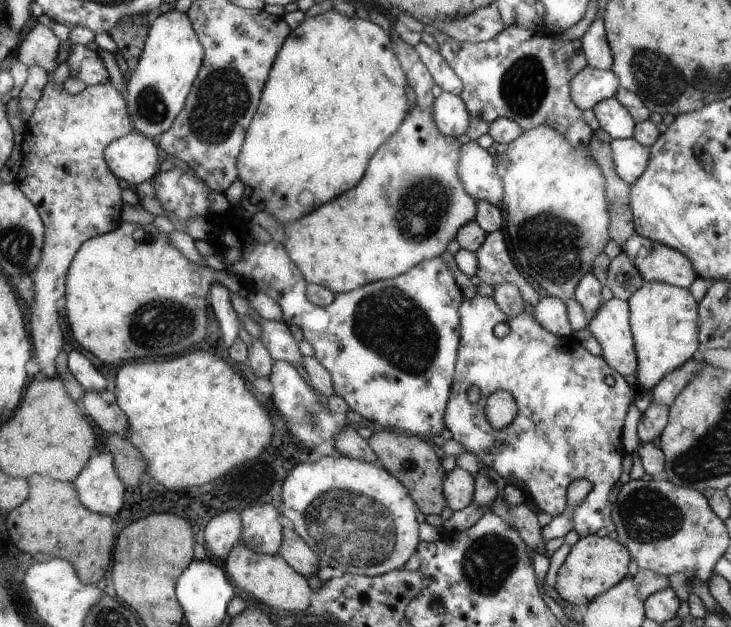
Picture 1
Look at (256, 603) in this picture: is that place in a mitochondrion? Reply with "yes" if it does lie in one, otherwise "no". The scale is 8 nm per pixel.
no

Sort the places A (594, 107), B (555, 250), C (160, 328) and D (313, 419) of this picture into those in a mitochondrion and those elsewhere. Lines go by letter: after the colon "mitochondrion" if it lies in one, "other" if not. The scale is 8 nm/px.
A: other
B: mitochondrion
C: mitochondrion
D: mitochondrion

